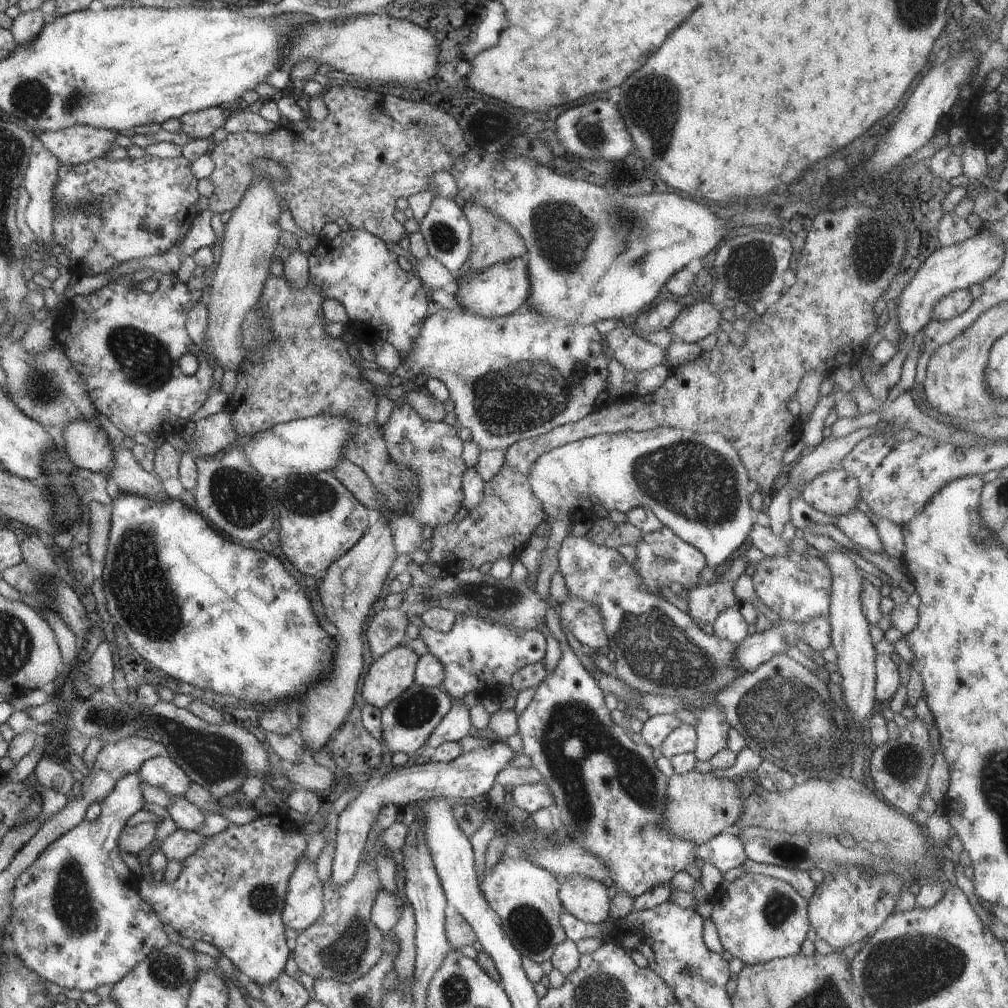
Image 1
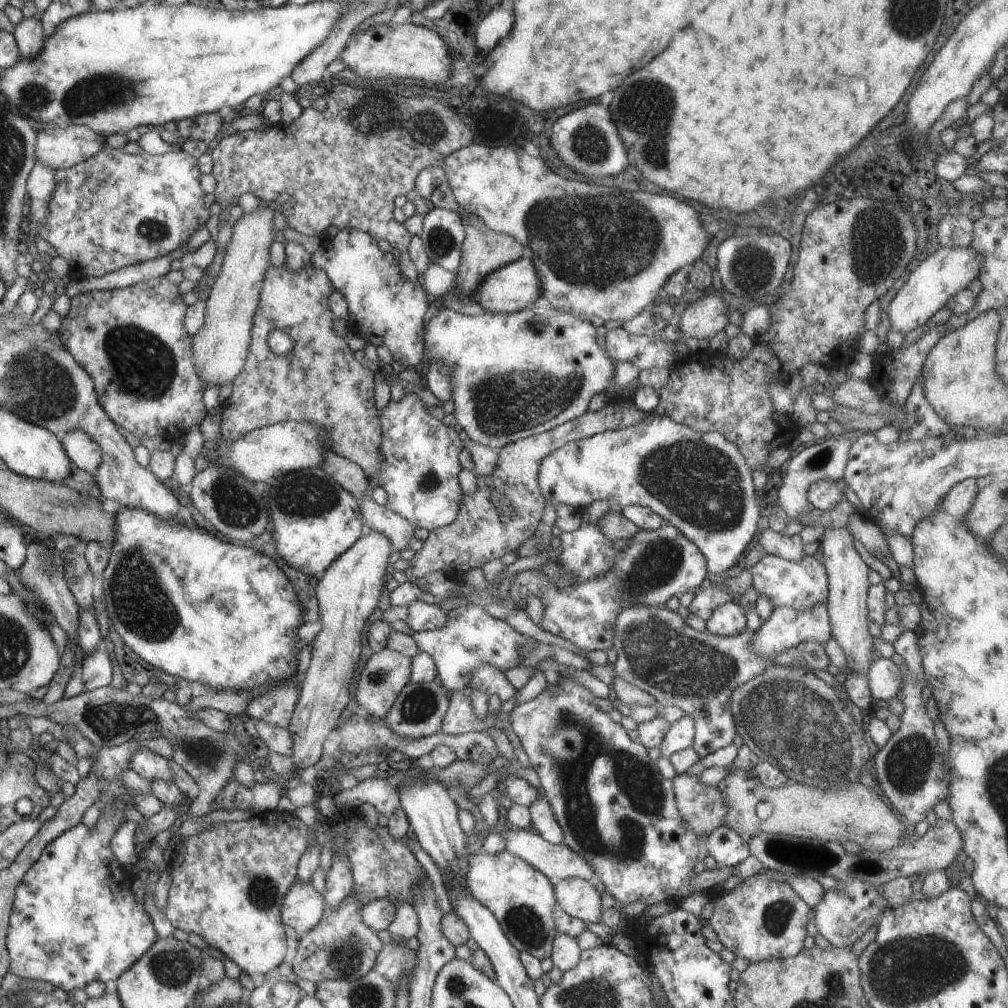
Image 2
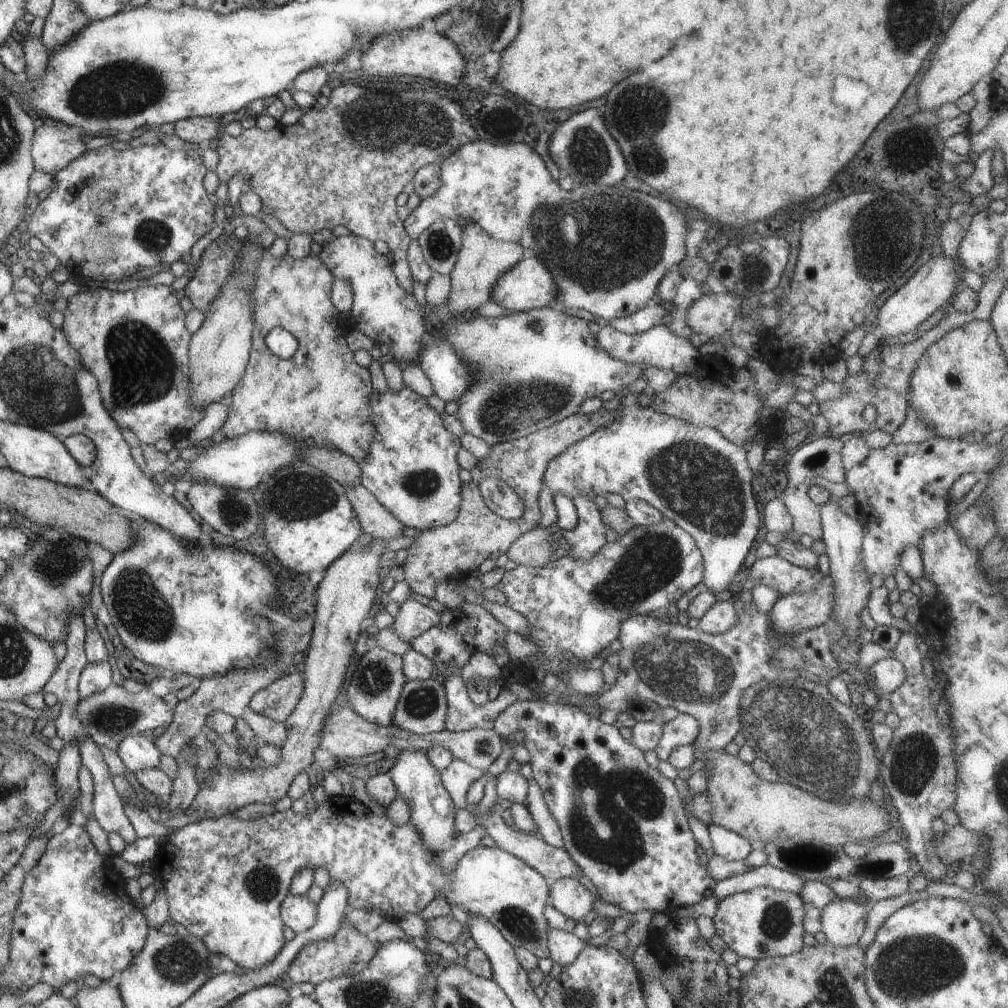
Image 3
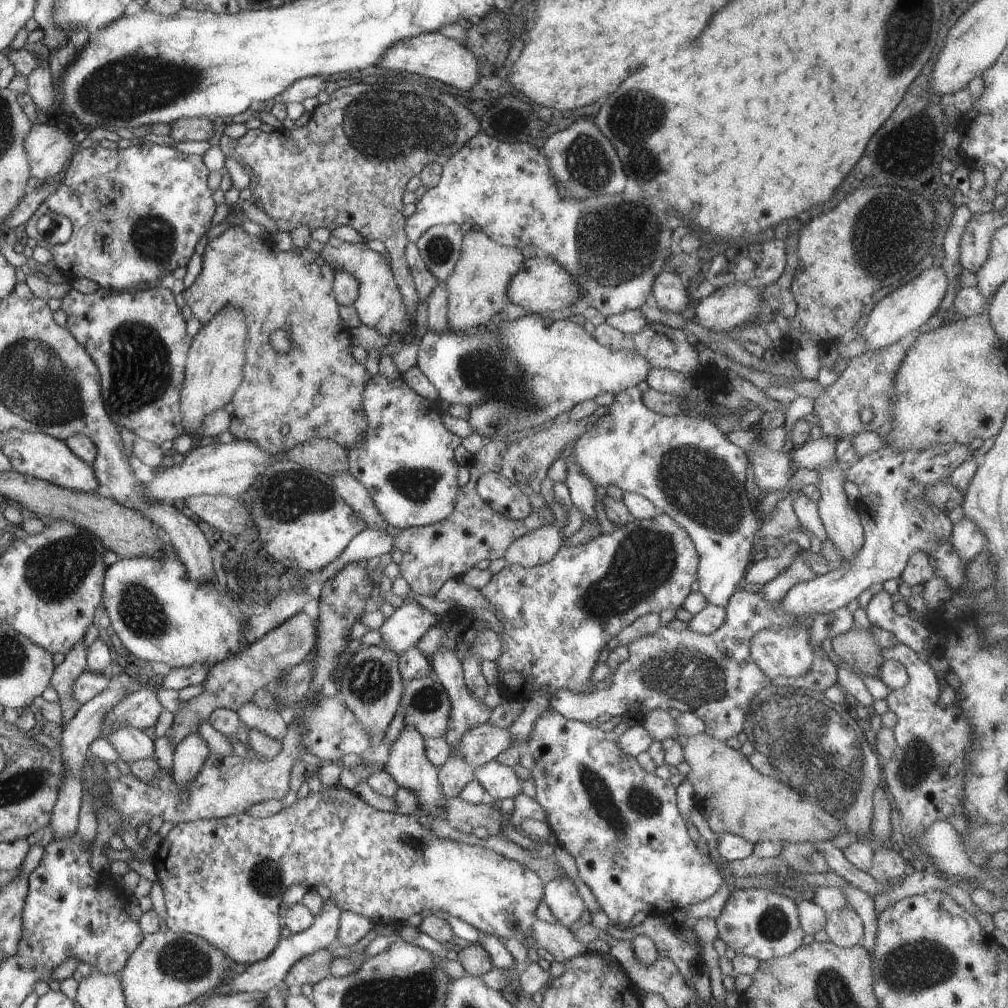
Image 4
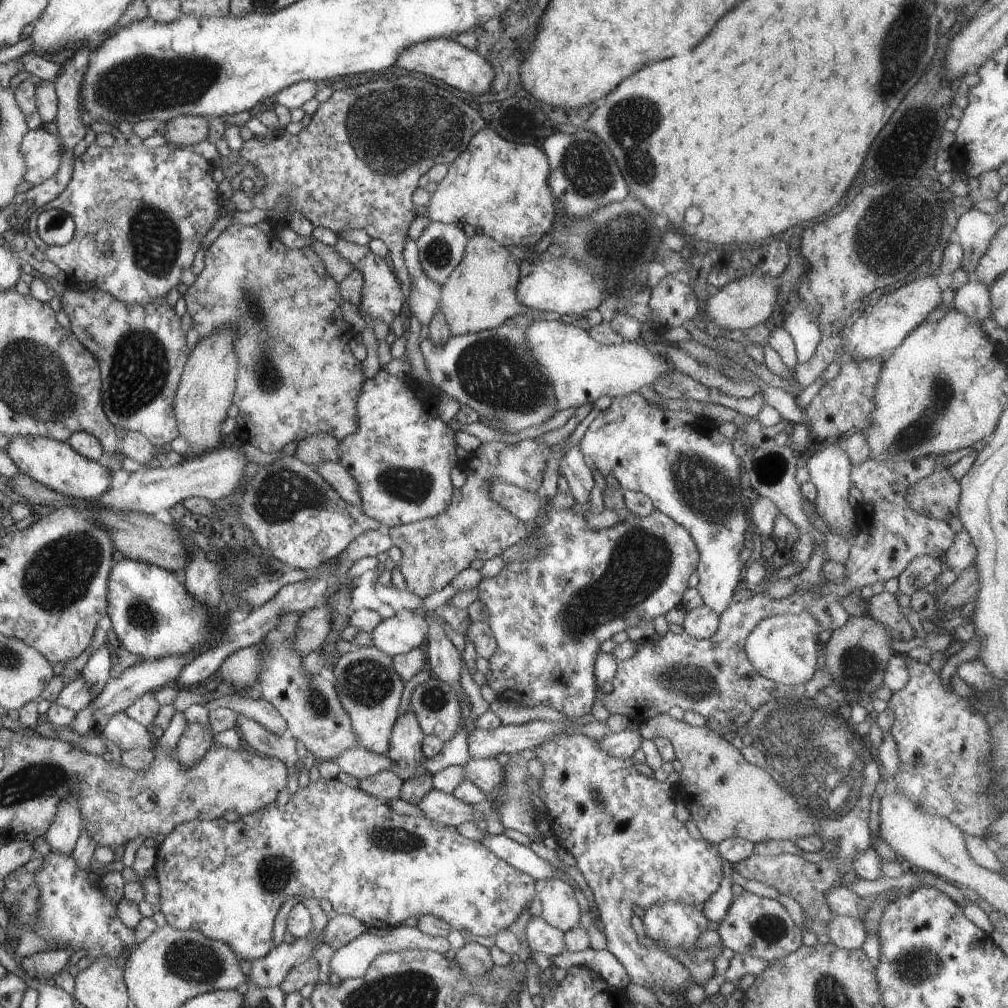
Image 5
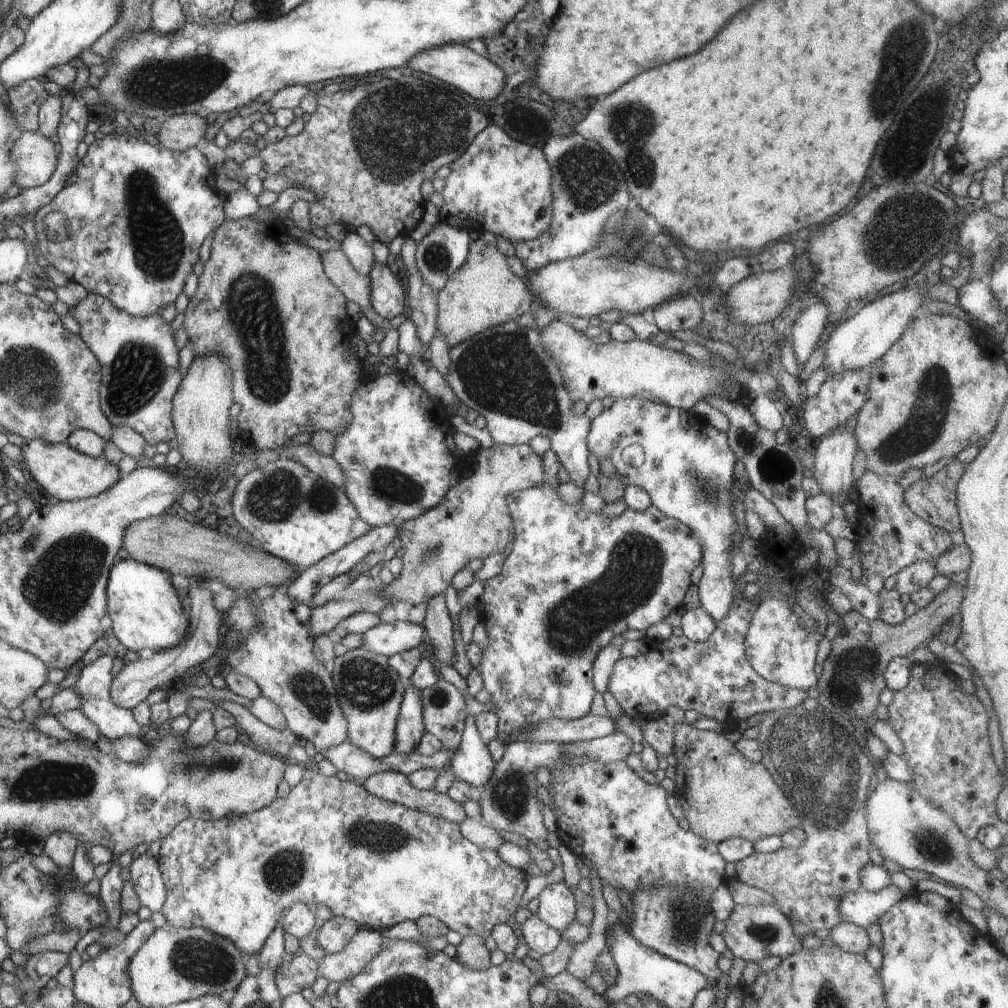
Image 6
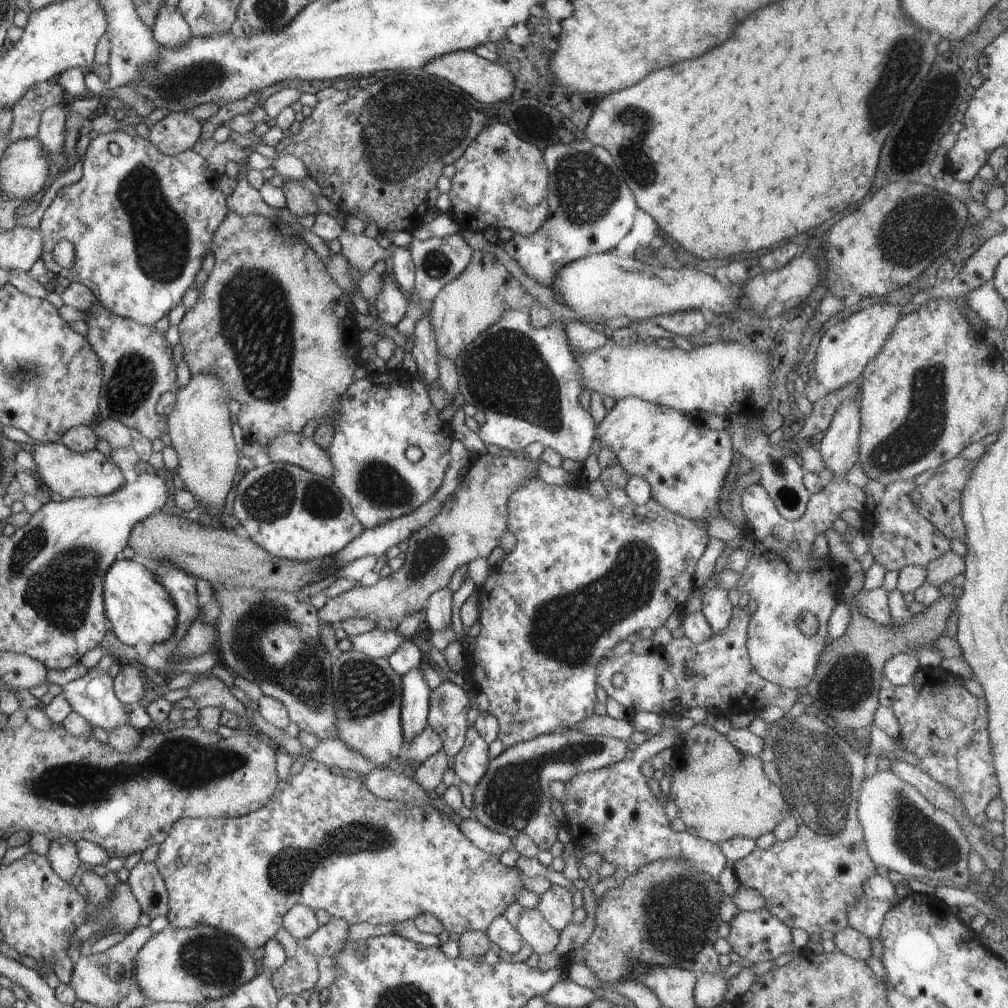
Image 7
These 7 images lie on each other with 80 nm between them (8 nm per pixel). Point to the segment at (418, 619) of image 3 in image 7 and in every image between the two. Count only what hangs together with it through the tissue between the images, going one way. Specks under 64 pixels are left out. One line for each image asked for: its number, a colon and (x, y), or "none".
4: (401, 631)
5: (400, 634)
6: (385, 639)
7: (377, 643)

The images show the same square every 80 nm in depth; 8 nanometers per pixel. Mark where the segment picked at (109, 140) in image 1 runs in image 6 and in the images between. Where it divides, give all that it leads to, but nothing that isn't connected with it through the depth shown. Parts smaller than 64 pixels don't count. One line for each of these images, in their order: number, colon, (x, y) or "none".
2: (61, 148)
3: (55, 145)
4: (49, 147)
5: (41, 149)
6: (34, 155)

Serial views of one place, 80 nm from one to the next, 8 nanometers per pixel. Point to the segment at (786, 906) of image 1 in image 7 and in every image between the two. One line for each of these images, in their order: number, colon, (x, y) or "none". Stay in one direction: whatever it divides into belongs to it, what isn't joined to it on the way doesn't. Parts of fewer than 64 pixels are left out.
2: (761, 920)
3: (763, 923)
4: (759, 923)
5: (754, 926)
6: (752, 932)
7: (757, 936)

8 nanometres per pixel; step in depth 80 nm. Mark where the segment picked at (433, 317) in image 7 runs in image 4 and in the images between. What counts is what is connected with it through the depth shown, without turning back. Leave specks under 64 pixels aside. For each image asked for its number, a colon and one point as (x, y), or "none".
4: (477, 287)
5: (481, 293)
6: (485, 293)

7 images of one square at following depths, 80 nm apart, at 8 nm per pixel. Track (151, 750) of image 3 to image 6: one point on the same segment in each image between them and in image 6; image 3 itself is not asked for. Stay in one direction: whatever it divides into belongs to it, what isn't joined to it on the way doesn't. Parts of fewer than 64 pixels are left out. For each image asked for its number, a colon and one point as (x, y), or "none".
4: (130, 743)
5: (121, 729)
6: (93, 685)

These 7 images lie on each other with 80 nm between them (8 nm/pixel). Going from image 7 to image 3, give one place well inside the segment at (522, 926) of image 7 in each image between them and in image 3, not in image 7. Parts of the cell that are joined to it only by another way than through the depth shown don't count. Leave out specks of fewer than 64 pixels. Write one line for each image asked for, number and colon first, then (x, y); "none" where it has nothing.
3: (564, 947)
4: (555, 939)
5: (543, 938)
6: (539, 937)

